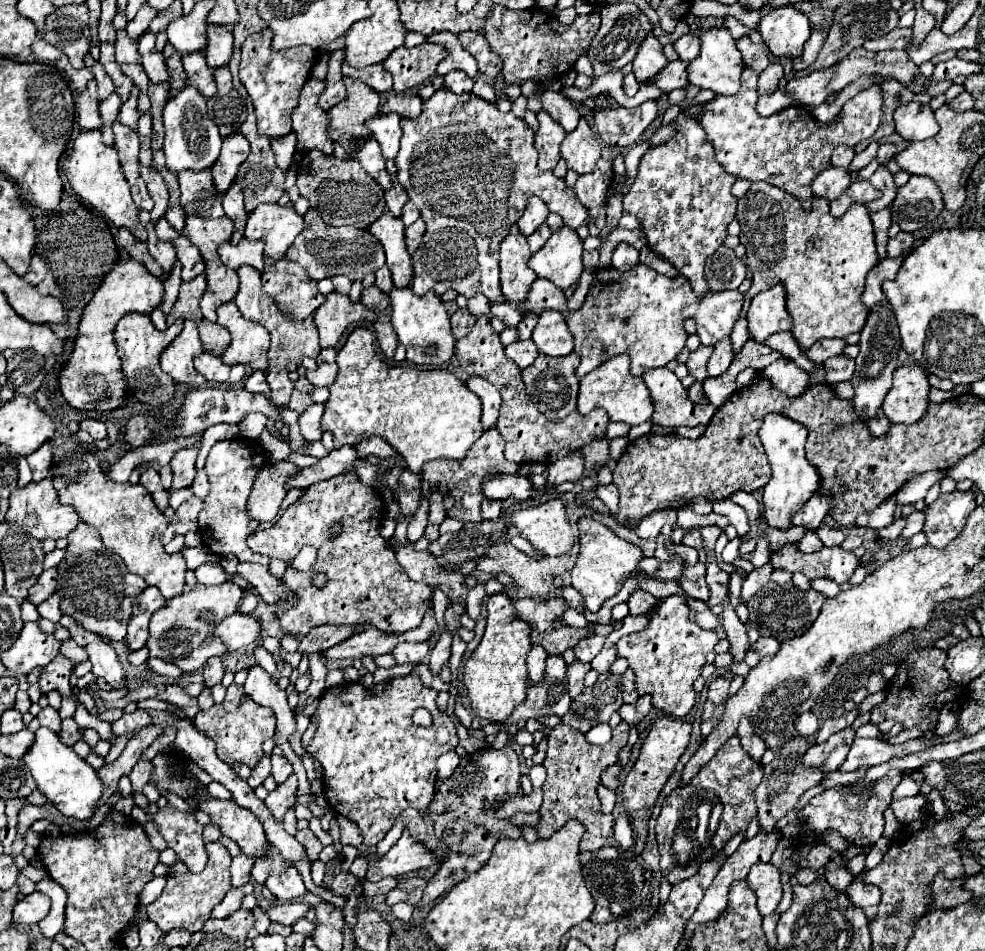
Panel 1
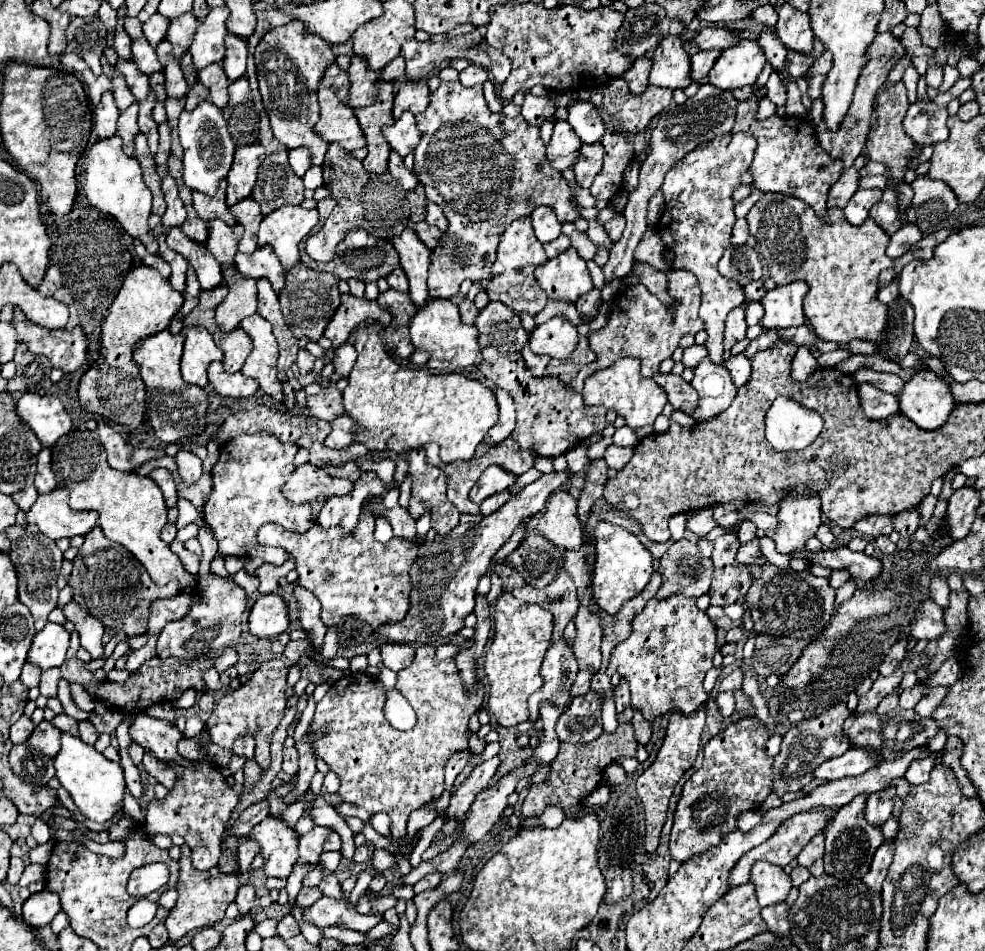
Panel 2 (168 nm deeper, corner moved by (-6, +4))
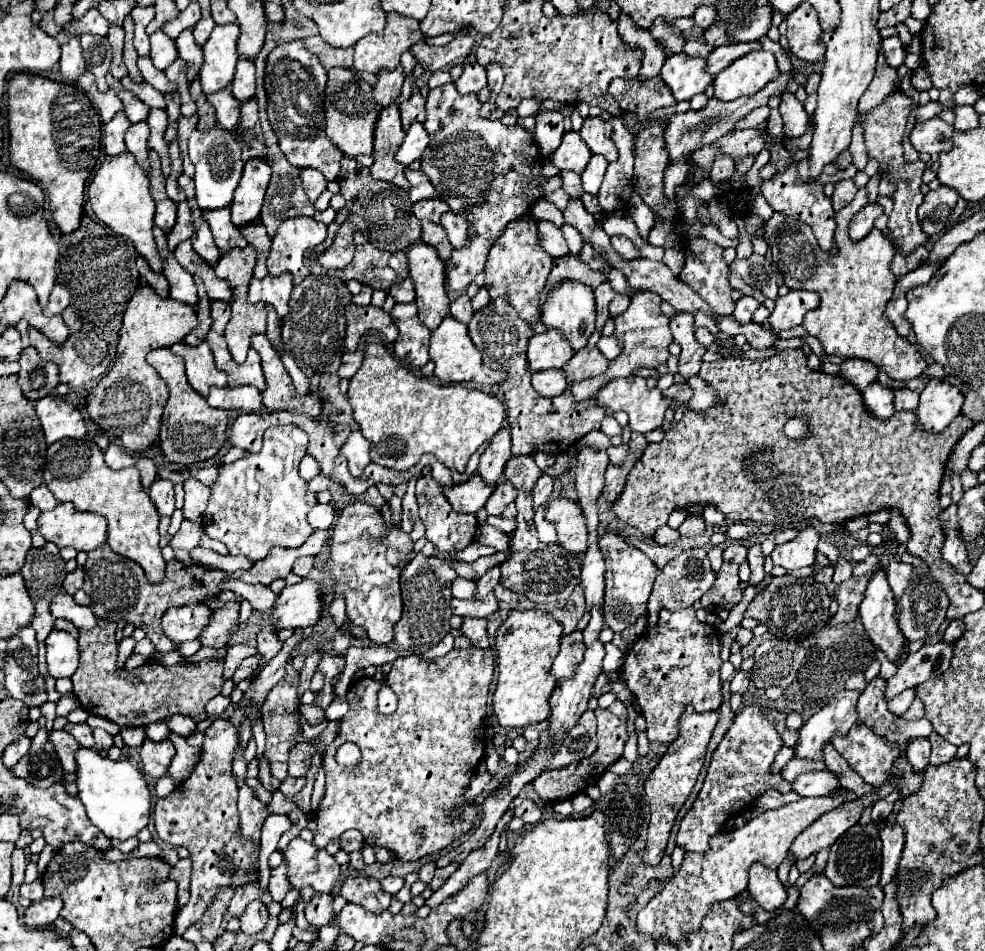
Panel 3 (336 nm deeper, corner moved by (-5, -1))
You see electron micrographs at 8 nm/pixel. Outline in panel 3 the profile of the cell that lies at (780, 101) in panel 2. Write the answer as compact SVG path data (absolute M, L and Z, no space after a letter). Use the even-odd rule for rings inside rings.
M783 92L781 94L781 104L779 104L779 112L783 116L783 128L785 128L785 136L787 138L795 138L795 136L801 136L811 118L809 114L805 112L803 104L795 98L795 94L791 92Z

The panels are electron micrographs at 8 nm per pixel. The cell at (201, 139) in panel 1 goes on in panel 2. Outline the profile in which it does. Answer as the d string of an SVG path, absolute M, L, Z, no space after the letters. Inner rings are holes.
M202 101L192 113L184 111L180 115L178 123L178 133L180 141L184 147L184 183L192 191L200 191L204 195L214 195L220 187L220 181L226 179L232 161L234 161L234 151L236 145L232 143L228 125L222 117L222 111L214 107L210 101Z

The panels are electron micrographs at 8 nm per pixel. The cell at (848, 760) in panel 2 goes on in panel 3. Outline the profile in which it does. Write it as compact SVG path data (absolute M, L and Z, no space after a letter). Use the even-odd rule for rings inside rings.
M831 770L801 774L791 784L791 790L795 790L801 796L827 796L829 792L833 792L837 788L839 788L839 776Z

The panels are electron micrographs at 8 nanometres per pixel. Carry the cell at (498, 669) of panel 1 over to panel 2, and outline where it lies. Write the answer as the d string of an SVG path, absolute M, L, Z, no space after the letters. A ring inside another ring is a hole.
M504 593L496 603L494 627L494 639L484 665L490 683L488 707L502 727L516 727L518 723L528 721L528 697L542 687L540 663L552 639L552 613L542 609L540 605L518 601L512 593Z

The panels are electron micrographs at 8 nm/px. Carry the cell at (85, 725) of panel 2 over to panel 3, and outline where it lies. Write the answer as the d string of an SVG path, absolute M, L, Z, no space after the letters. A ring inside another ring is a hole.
M93 730L93 738L97 752L107 752L113 746L113 736L107 734L105 730Z

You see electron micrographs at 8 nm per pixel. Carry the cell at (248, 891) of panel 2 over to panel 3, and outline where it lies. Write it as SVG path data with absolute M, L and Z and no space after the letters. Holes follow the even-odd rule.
M251 902L247 908L245 908L245 912L241 914L241 930L245 932L245 934L255 934L255 932L259 932L259 930L263 930L265 928L265 922L267 922L267 906L263 904L263 902Z

